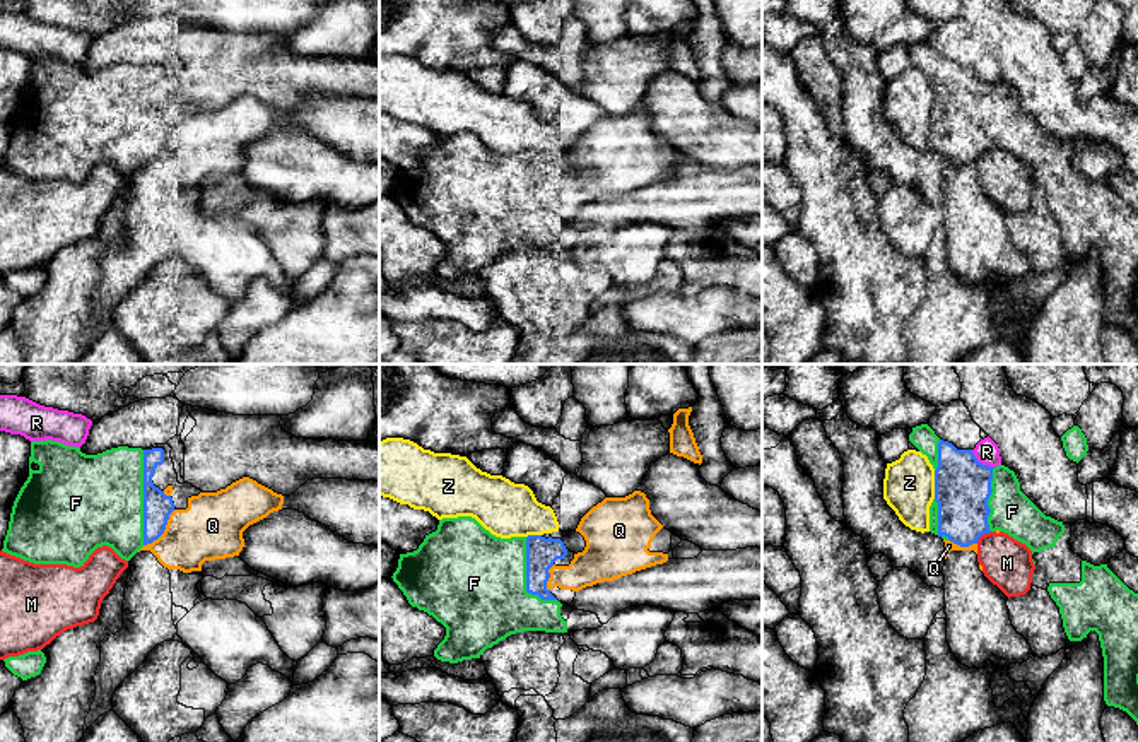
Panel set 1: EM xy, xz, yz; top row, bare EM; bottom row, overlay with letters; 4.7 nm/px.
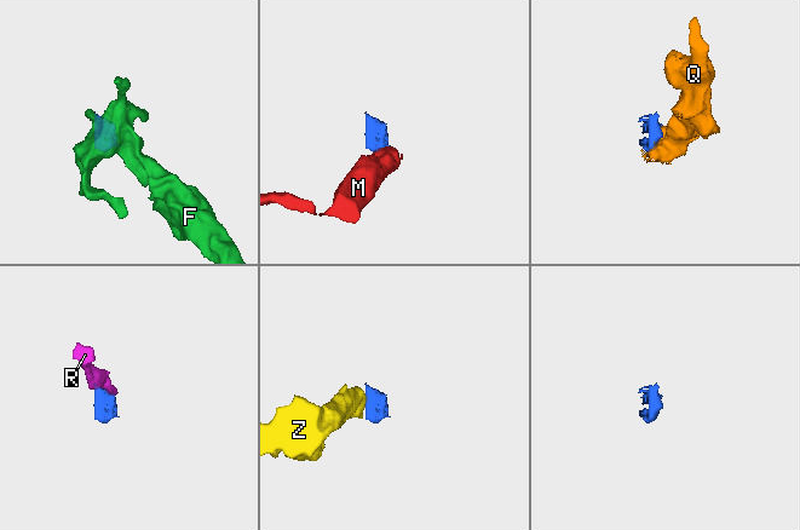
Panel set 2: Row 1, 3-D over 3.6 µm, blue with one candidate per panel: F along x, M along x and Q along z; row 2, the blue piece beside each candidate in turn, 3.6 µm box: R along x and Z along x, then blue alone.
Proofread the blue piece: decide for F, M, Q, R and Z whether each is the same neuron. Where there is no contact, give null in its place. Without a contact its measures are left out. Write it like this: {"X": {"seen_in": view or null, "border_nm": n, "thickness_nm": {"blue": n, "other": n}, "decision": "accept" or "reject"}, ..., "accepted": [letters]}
{"F": {"seen_in": "xy", "border_nm": 440, "thickness_nm": {"blue": 140, "other": 440}, "decision": "accept"}, "M": {"seen_in": "yz", "border_nm": 90, "thickness_nm": {"blue": 280, "other": 240}, "decision": "reject"}, "Q": {"seen_in": "xy", "border_nm": 220, "thickness_nm": {"blue": 140, "other": 300}, "decision": "reject"}, "R": {"seen_in": "yz", "border_nm": 140, "thickness_nm": {"blue": 280, "other": 120}, "decision": "reject"}, "Z": {"seen_in": "yz", "border_nm": 140, "thickness_nm": {"blue": 280, "other": 240}, "decision": "reject"}, "accepted": ["F"]}

